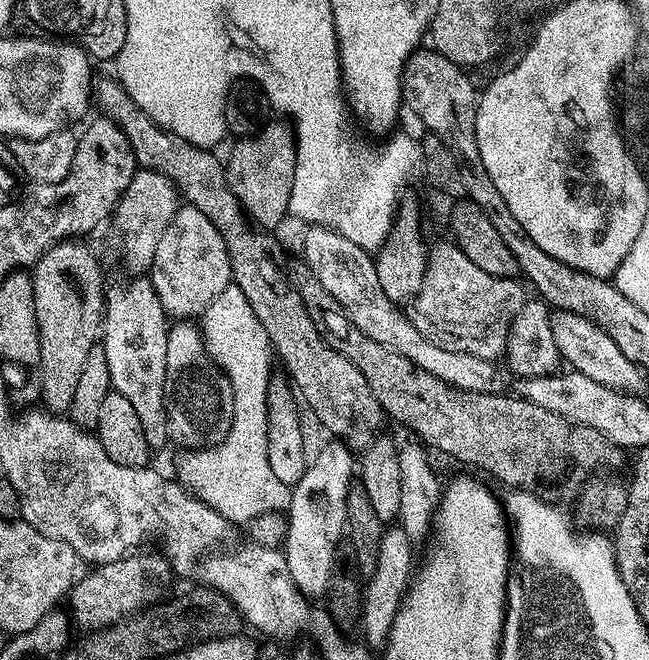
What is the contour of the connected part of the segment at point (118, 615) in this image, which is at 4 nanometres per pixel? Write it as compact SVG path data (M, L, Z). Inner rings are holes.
M137 551L109 564L95 565L88 570L90 572L85 576L83 573L73 583L66 597L66 604L72 607L70 612L74 617L75 627L80 627L81 633L87 634L100 628L109 628L119 620L135 616L137 612L143 612L145 608L161 603L169 595L168 583L174 579L174 569L167 557L159 551L144 551Z

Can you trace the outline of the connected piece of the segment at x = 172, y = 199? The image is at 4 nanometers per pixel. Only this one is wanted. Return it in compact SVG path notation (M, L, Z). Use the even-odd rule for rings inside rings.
M137 170L132 175L130 186L126 186L121 194L114 213L116 228L120 231L120 248L124 251L124 264L132 271L129 273L144 274L151 269L158 238L162 238L162 230L166 230L174 218L177 207L178 193L170 178L147 170Z

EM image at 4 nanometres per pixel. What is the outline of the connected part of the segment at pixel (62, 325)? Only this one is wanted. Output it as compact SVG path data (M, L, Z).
M79 239L55 244L31 269L34 286L34 314L38 318L38 342L42 346L43 407L52 413L67 413L74 402L74 385L82 374L86 354L97 347L102 336L106 283L100 277L96 256Z

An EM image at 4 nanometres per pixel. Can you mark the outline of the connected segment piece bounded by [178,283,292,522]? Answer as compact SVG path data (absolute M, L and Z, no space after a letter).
M229 284L214 302L202 314L198 324L201 334L204 336L204 345L210 354L210 358L223 370L226 378L230 378L230 386L234 392L234 418L226 438L222 442L212 445L211 448L197 448L184 454L180 460L180 484L187 486L192 495L196 497L204 490L204 486L216 486L220 482L220 468L244 468L244 516L251 522L266 512L283 513L292 501L292 489L284 484L272 473L270 458L268 457L268 411L266 410L266 394L268 383L272 381L274 369L274 353L271 344L268 343L266 330L262 330L262 322L250 310L250 302L246 302L246 294L238 290L236 284Z

